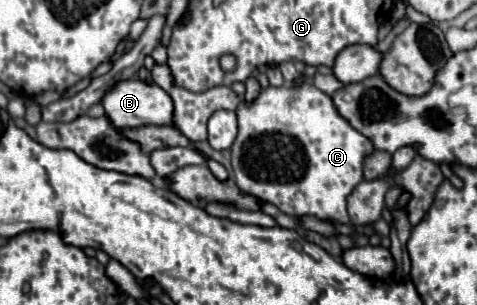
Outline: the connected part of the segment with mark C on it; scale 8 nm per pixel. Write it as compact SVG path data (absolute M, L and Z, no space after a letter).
M310 80L302 82L300 86L294 86L294 84L292 86L280 86L280 88L268 86L268 88L260 90L260 94L252 102L242 100L240 106L236 108L236 116L238 116L238 136L236 136L236 140L232 144L232 170L234 170L234 182L236 182L236 186L242 192L252 194L252 196L256 196L256 198L260 198L264 202L274 204L284 214L290 214L290 216L316 216L320 220L336 220L340 224L348 222L346 196L362 180L362 160L374 148L372 148L372 144L370 144L368 138L364 138L360 132L356 132L354 128L350 128L350 124L346 124L346 120L342 120L342 116L338 116L338 112L334 112L334 104L332 104L332 100L330 100L328 94L320 92L318 88L314 88L314 84L310 84Z

